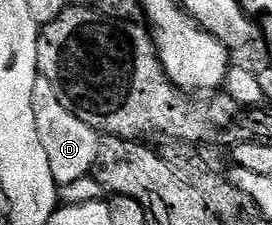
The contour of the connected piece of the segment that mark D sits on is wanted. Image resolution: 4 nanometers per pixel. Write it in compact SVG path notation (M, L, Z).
M38 75L35 90L31 94L31 106L35 110L35 126L39 130L39 142L43 142L43 150L47 153L47 162L51 165L51 174L55 174L55 182L59 186L73 184L88 177L93 170L95 150L99 139L87 122L75 118L67 106L61 104L59 94L55 94L55 86L43 75Z

